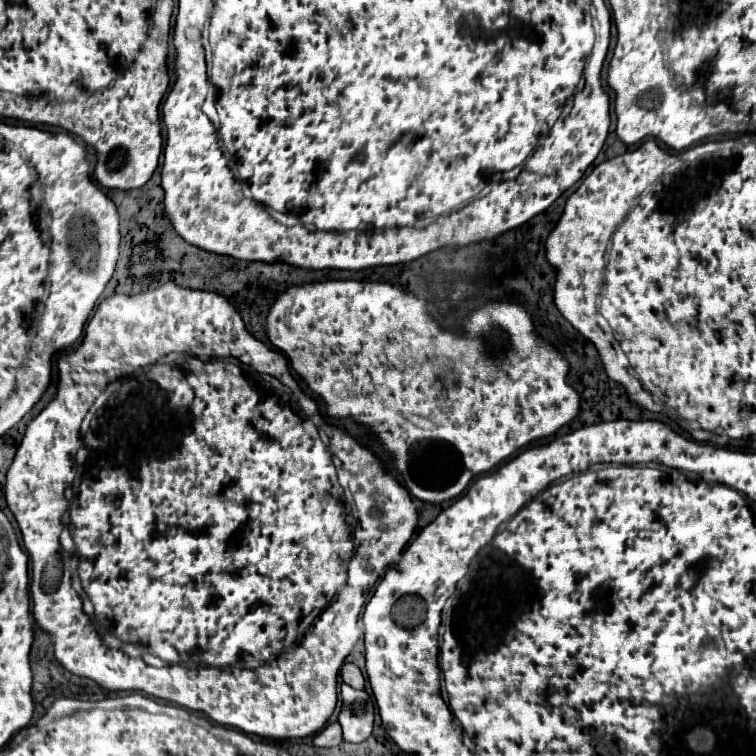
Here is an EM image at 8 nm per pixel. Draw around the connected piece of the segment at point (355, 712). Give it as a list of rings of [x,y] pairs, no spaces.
[[[348,684],[340,686],[342,708],[338,714],[338,724],[342,726],[344,742],[362,742],[372,734],[374,726],[374,706],[364,690],[356,690]]]

